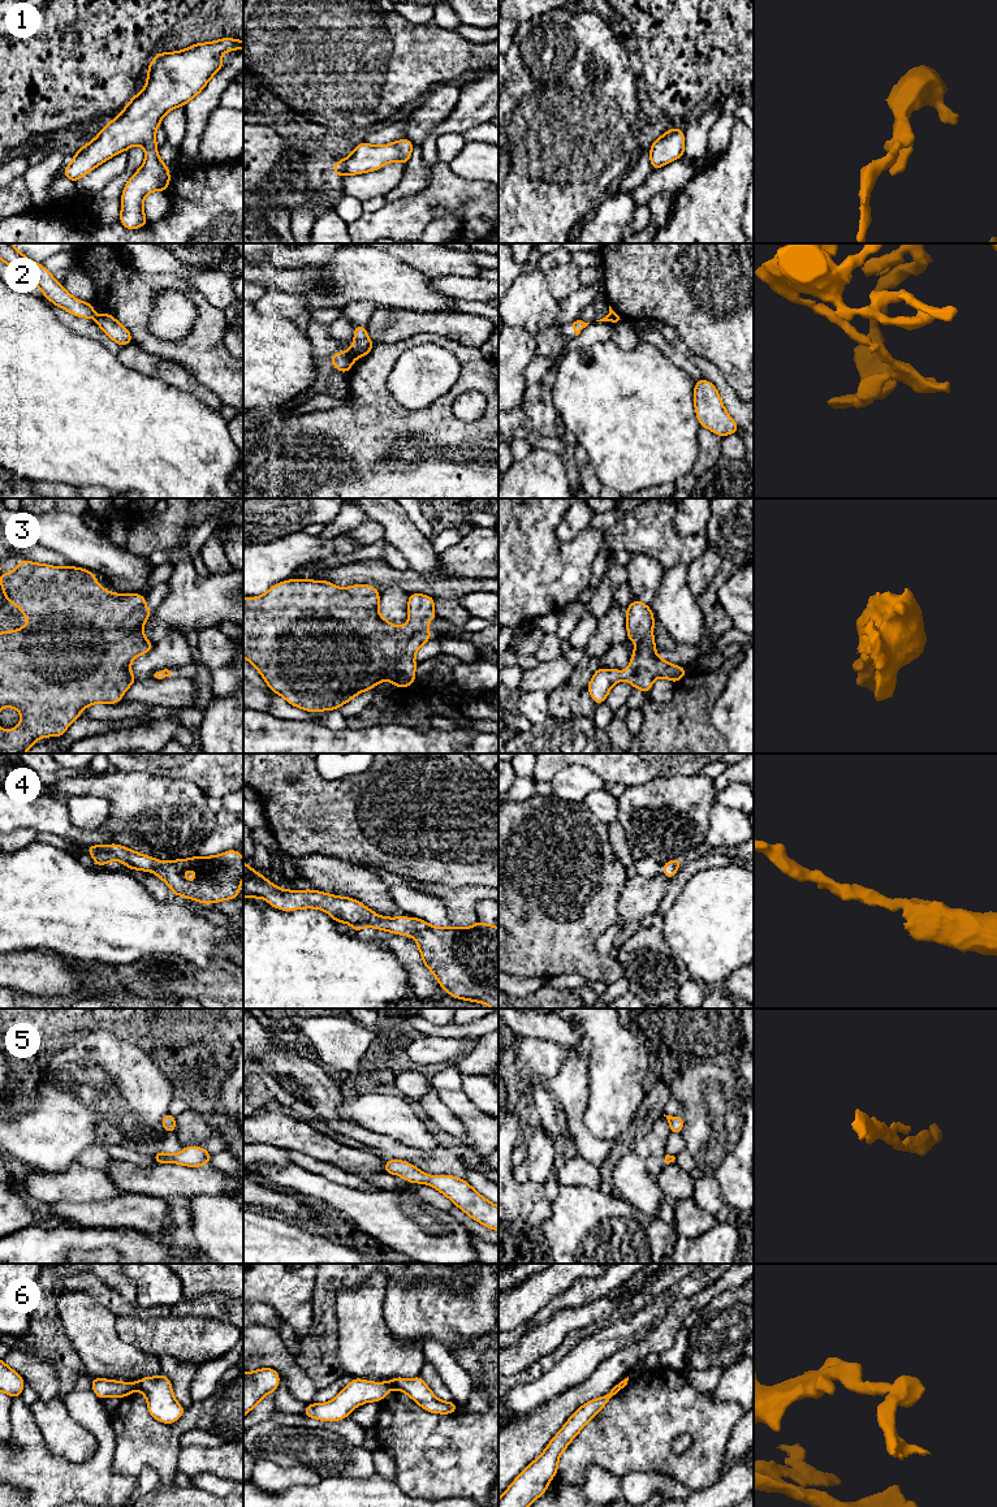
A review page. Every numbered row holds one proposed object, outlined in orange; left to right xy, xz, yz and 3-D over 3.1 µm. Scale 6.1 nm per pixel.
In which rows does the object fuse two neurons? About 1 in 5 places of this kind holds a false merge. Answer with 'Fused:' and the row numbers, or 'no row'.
Fused: 6

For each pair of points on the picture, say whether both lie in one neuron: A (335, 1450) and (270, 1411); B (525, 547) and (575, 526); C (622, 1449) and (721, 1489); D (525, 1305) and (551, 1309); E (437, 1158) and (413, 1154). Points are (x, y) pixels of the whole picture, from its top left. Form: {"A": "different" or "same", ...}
{"A": "different", "B": "different", "C": "different", "D": "different", "E": "same"}

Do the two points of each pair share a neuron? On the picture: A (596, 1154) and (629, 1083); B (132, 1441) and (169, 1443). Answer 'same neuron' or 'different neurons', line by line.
A: different neurons
B: same neuron

